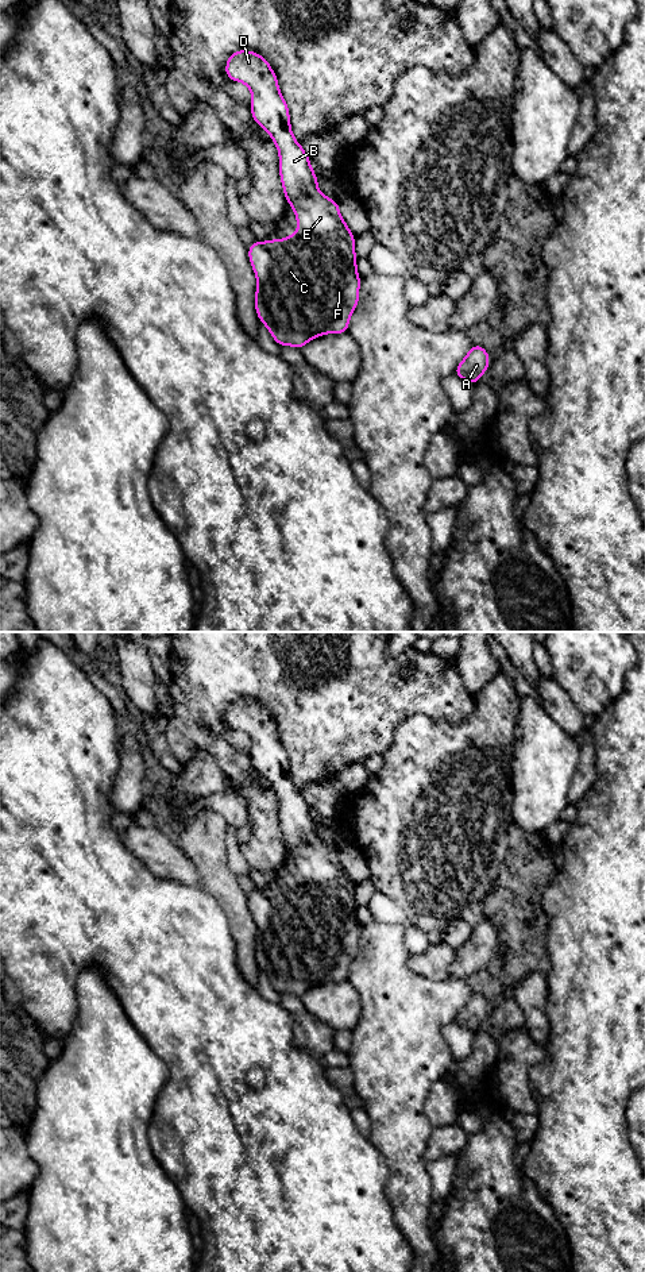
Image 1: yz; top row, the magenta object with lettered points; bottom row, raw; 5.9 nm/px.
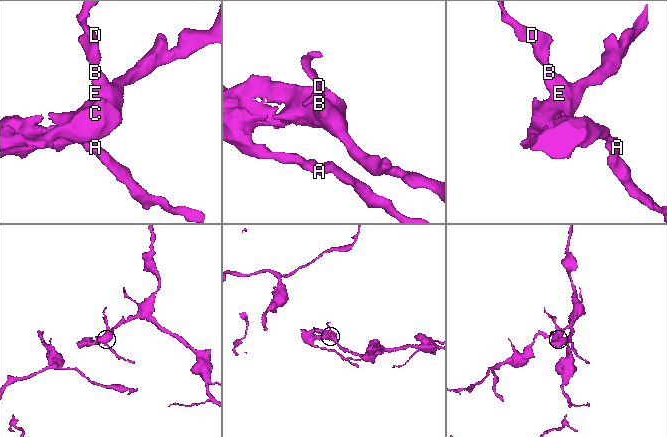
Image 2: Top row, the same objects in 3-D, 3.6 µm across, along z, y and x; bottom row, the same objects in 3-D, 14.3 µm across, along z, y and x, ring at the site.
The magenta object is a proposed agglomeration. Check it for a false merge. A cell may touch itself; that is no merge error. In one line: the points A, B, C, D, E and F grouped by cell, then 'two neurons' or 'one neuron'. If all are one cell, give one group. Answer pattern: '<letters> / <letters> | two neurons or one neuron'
A B C D E F | one neuron

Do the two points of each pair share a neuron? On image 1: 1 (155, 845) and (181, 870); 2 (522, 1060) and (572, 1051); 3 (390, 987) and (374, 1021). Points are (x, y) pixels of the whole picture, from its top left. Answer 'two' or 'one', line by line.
1: one
2: two
3: one

